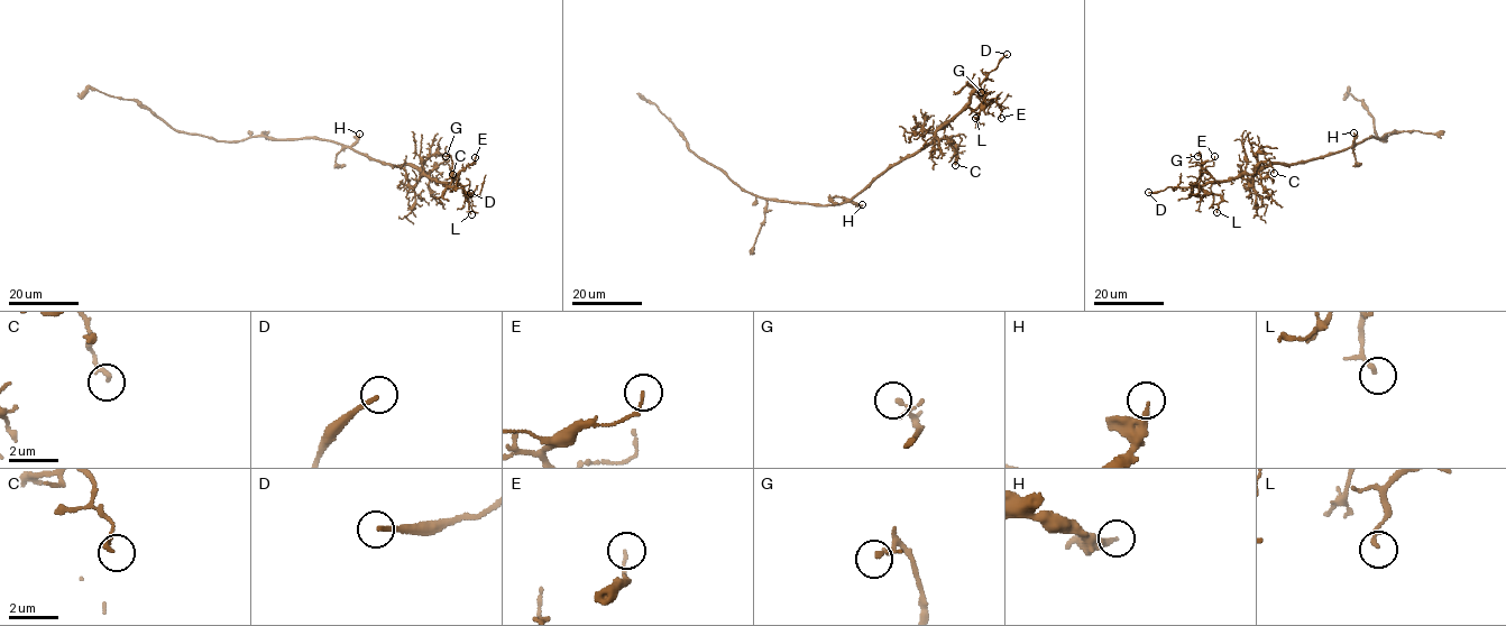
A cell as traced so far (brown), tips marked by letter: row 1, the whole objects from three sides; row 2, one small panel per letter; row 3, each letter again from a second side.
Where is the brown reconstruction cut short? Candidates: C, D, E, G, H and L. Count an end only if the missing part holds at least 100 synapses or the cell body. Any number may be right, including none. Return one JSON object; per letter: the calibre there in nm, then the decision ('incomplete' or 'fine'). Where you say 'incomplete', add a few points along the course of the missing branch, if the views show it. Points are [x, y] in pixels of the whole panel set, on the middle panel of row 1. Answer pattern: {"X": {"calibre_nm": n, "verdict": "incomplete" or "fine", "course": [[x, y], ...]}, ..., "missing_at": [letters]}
{"C": {"calibre_nm": 180, "verdict": "fine"}, "D": {"calibre_nm": 180, "verdict": "incomplete", "course": [[1007, 54], [1018, 53], [1029, 68], [1053, 82]]}, "E": {"calibre_nm": 110, "verdict": "fine"}, "G": {"calibre_nm": 130, "verdict": "fine"}, "H": {"calibre_nm": 200, "verdict": "fine"}, "L": {"calibre_nm": 110, "verdict": "fine"}, "missing_at": ["D"]}

